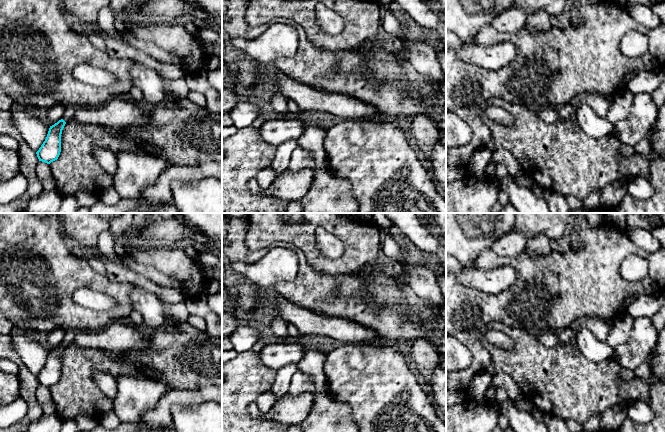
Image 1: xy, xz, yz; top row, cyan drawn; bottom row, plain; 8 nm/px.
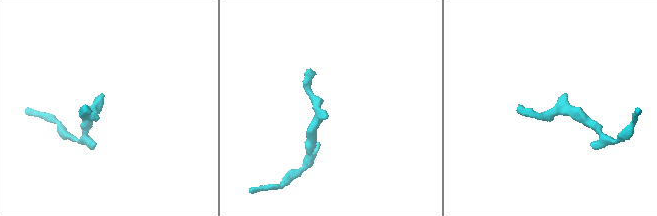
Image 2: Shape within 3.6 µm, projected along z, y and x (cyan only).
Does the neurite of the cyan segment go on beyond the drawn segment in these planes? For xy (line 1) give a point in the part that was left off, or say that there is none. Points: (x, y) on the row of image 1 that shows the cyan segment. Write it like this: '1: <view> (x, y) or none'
1: xy (69, 112)

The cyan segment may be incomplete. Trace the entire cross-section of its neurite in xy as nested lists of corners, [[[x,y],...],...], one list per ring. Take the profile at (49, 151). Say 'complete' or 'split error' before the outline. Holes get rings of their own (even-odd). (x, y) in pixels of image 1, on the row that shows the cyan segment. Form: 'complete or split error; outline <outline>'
split error; outline [[[67,107],[64,116],[54,125],[50,126],[47,137],[36,152],[39,161],[50,164],[58,159],[61,152],[61,134],[67,121],[73,119],[75,107]]]

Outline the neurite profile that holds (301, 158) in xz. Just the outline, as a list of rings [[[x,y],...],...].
[[[298,145],[292,153],[290,163],[286,171],[297,172],[307,167],[311,168],[314,164],[315,162],[311,153]]]

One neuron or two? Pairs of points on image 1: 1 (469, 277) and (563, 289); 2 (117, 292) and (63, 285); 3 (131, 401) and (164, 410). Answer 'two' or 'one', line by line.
1: two
2: one
3: two

